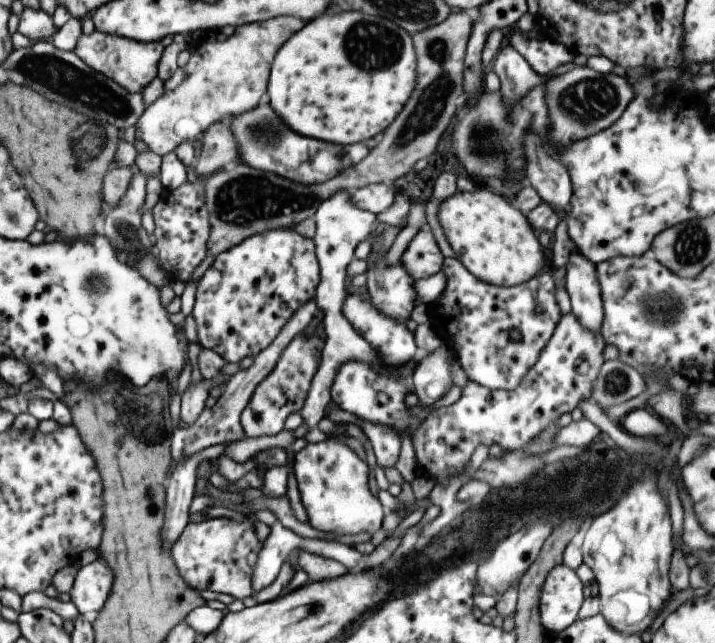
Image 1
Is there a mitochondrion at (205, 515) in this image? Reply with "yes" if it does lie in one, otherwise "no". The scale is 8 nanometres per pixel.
no

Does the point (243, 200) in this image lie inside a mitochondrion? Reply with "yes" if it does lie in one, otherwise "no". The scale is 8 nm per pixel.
yes

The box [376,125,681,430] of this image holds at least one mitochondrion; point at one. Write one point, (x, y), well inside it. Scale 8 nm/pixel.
(619, 382)

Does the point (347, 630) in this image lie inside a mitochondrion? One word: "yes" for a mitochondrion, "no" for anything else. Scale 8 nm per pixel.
no

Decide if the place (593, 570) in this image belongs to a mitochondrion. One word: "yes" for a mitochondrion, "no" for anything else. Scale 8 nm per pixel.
no

